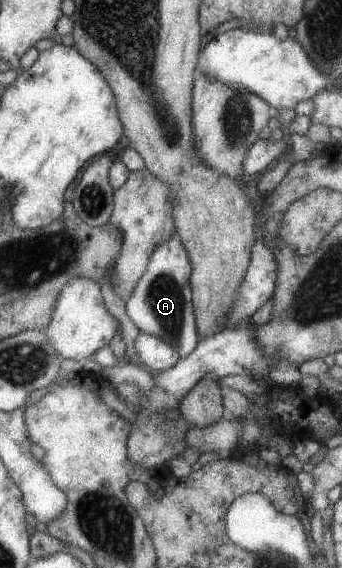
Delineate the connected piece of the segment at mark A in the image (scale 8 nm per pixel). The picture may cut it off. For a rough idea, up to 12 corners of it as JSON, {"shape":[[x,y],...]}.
{"shape":[[177,233],[126,304],[179,358],[198,345],[191,264]]}

